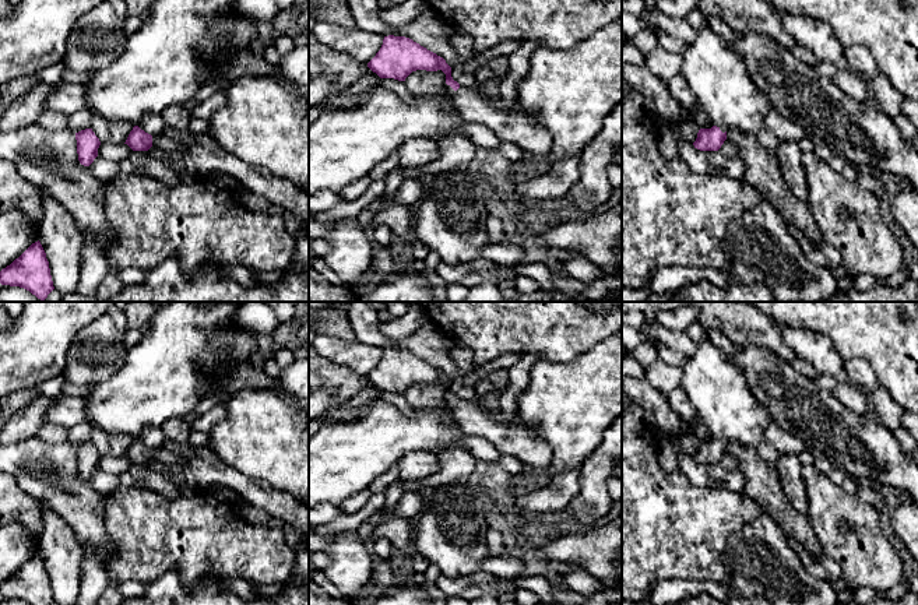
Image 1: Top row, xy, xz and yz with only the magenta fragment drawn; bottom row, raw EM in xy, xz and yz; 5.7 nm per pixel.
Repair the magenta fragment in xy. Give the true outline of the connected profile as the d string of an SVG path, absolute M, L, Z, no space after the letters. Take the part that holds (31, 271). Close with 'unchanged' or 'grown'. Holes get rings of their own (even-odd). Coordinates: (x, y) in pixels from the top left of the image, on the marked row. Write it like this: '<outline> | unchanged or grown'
M39 240L0 271L0 284L24 288L41 300L48 298L54 286L49 261Z | unchanged

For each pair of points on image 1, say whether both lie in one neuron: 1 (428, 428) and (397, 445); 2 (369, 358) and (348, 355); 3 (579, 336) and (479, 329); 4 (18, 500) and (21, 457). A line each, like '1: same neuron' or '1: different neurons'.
1: same neuron
2: same neuron
3: same neuron
4: different neurons

